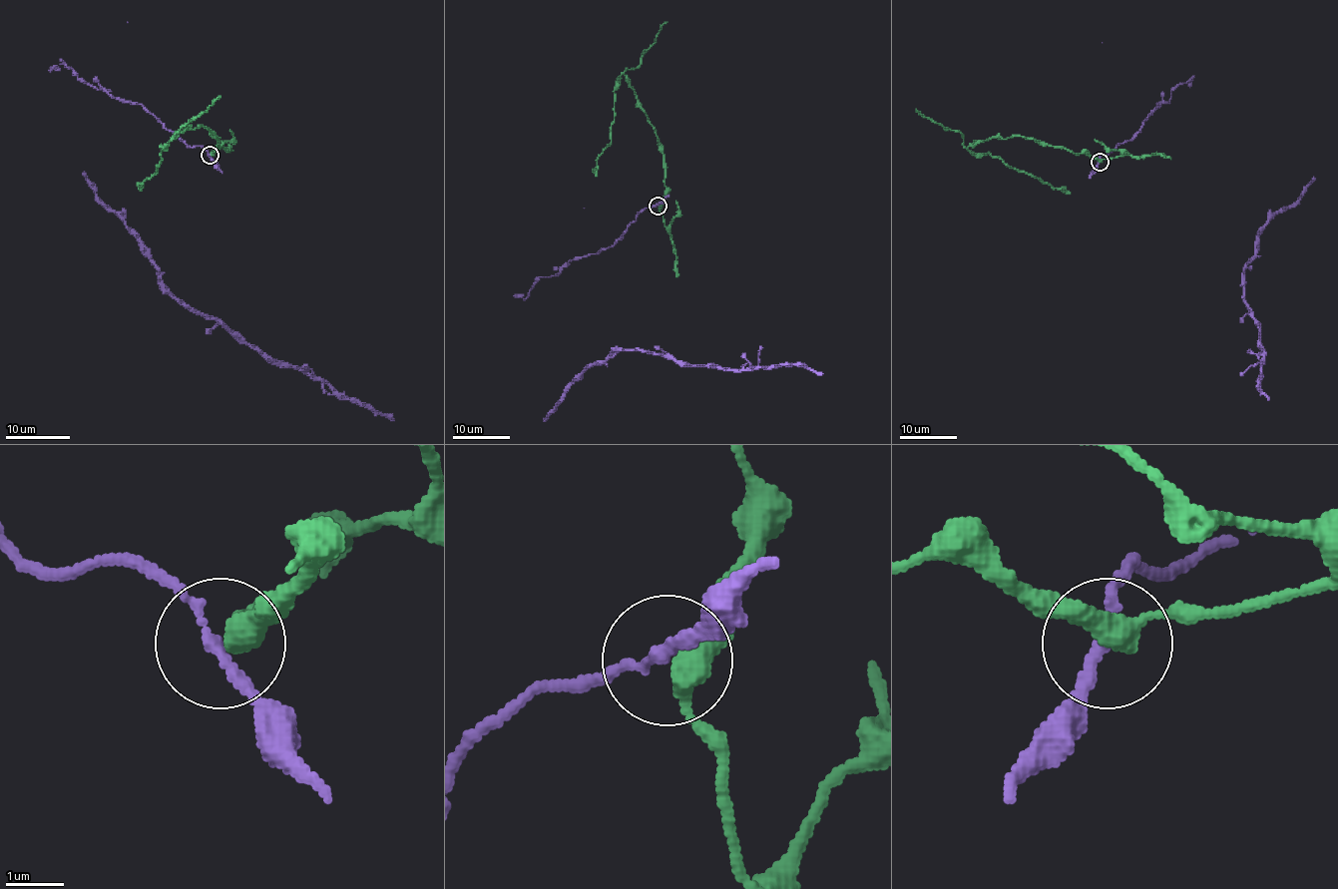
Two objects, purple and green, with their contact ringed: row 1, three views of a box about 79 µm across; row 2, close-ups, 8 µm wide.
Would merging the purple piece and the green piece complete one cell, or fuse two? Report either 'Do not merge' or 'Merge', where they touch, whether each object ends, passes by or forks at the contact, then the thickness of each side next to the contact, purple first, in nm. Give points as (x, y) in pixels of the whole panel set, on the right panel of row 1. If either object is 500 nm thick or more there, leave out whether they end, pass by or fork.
Do not merge. Place: (1100, 162). At the ring purple passes by. At the ring green passes by. Thickness 180 nm (purple) against 360 nm

